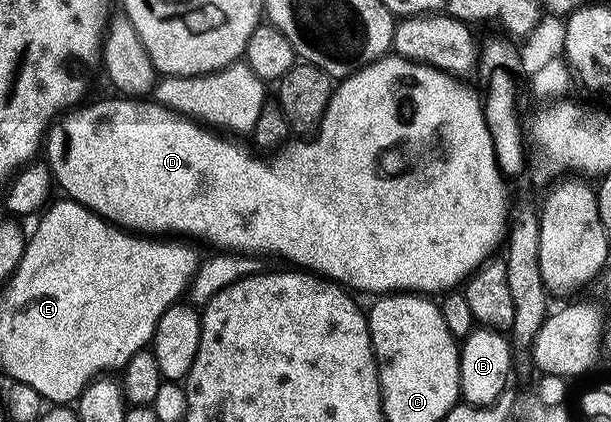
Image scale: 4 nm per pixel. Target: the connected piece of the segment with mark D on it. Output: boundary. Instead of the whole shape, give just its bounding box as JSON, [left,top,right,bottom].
[45,55,509,295]

